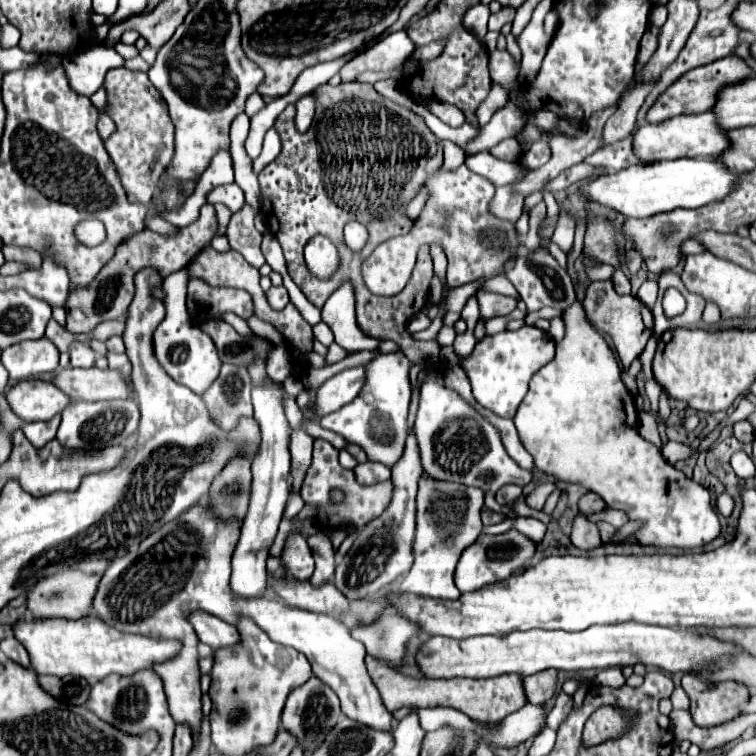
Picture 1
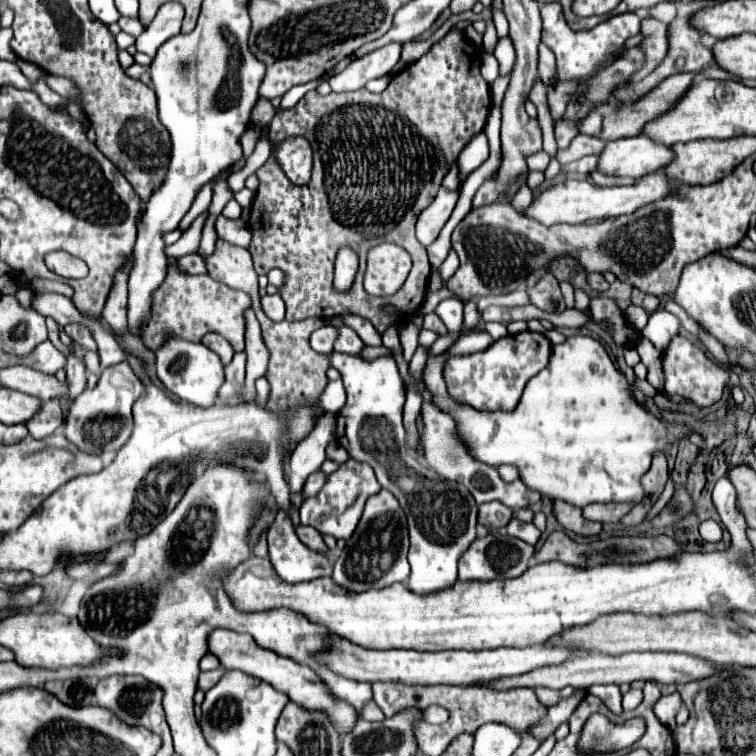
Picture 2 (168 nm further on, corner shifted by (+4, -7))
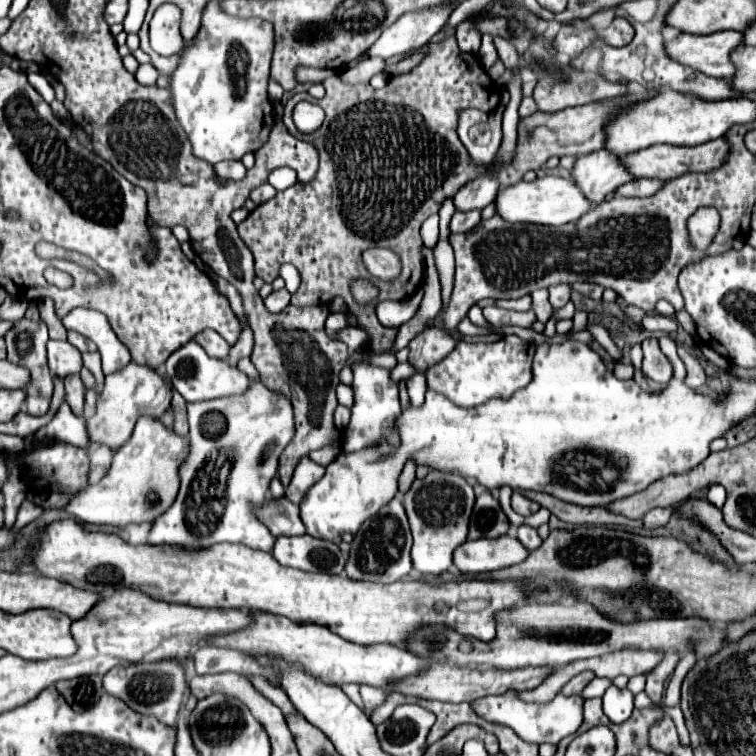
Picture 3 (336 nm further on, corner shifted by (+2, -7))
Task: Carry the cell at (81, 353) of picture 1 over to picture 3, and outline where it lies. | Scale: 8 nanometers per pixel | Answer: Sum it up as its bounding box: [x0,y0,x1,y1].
[64,373,84,415]

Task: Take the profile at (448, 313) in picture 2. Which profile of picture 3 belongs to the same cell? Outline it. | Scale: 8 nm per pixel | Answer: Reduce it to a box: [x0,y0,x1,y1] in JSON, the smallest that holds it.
[456,317,492,335]

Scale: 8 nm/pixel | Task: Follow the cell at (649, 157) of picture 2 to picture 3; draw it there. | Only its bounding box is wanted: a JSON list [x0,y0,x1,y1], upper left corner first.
[572,149,632,203]

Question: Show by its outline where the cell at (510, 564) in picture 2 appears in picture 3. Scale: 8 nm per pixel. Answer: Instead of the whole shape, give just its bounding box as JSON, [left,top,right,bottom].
[454,535,528,575]

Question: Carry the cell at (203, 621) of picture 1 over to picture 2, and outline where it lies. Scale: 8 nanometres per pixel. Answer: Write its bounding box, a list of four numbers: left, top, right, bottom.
[208,629,358,735]

